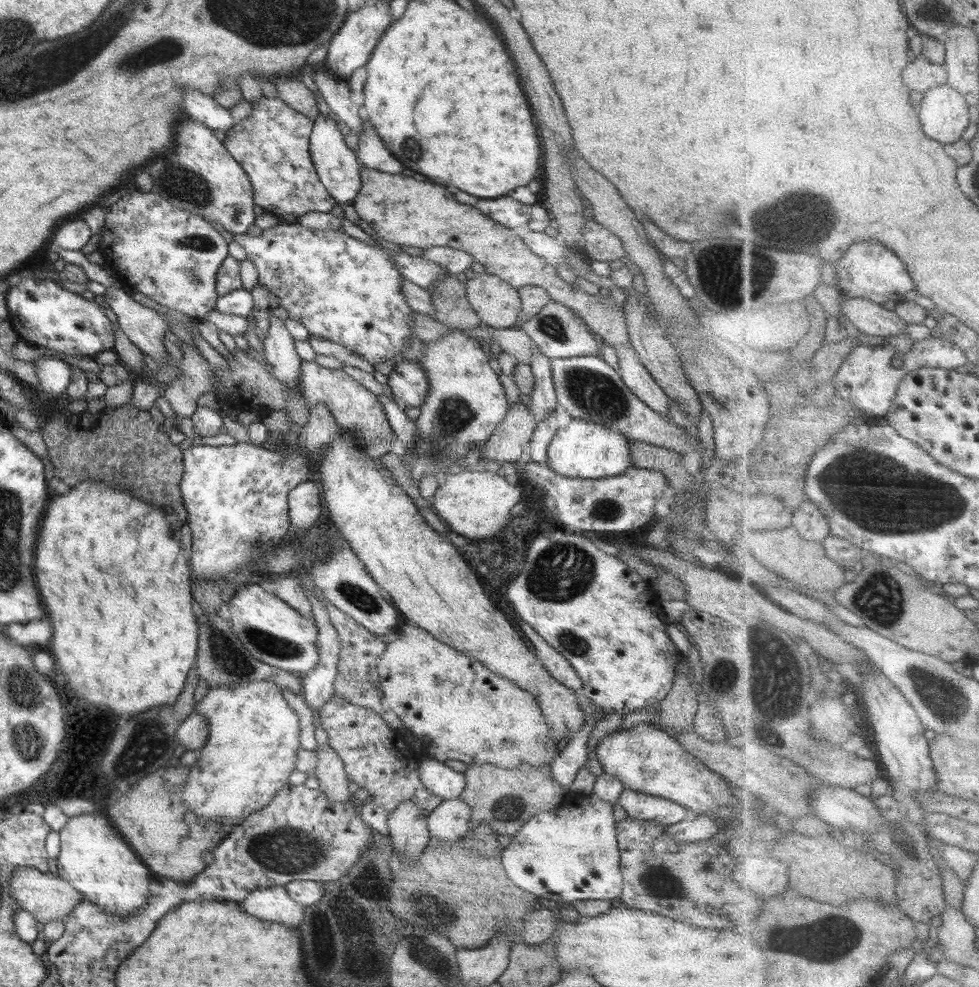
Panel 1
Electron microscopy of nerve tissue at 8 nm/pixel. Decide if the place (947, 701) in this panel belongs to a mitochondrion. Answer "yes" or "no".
yes

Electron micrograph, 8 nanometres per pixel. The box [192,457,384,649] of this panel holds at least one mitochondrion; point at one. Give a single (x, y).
(363, 599)

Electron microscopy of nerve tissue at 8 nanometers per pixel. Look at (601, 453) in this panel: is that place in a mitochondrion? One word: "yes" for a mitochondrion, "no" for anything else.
no

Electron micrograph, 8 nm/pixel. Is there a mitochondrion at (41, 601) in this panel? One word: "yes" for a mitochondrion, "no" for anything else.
no

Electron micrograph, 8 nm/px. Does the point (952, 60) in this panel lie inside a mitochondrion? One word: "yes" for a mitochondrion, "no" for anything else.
no

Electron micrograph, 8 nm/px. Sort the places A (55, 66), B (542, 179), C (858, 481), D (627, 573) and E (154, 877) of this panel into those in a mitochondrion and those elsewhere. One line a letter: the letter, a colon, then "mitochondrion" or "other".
A: mitochondrion
B: other
C: mitochondrion
D: other
E: other

